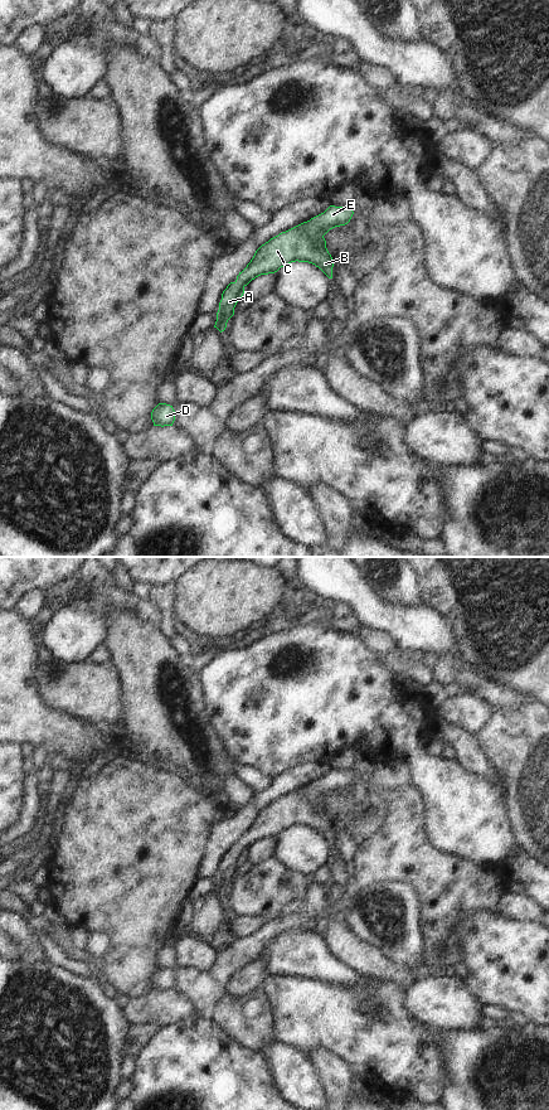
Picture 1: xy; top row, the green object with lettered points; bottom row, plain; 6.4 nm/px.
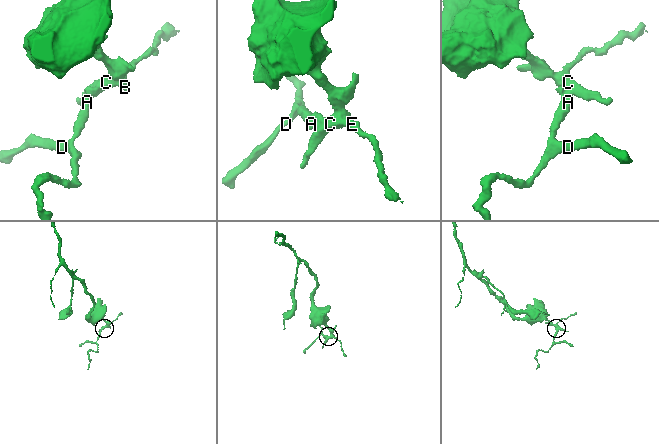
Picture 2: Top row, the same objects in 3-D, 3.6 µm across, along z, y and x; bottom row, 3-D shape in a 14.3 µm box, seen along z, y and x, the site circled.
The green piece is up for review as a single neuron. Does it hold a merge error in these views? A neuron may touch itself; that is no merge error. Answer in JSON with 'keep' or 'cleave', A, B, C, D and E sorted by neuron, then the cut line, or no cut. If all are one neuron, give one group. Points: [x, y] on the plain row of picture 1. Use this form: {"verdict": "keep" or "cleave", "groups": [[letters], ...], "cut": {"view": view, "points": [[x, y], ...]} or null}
{"verdict": "keep", "groups": [["A", "B", "C", "D", "E"]], "cut": null}

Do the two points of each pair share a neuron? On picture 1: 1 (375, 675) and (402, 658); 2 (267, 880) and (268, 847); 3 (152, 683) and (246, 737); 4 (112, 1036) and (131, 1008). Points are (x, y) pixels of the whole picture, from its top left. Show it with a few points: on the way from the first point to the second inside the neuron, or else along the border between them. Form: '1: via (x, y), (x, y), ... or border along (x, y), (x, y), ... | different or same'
1: border along (377, 657), (382, 664), (407, 683) | different
2: border along (272, 857), (252, 866) | different
3: border along (199, 686), (203, 693), (205, 717), (219, 741) | different
4: border along (118, 1001), (122, 1014), (130, 1023) | different

